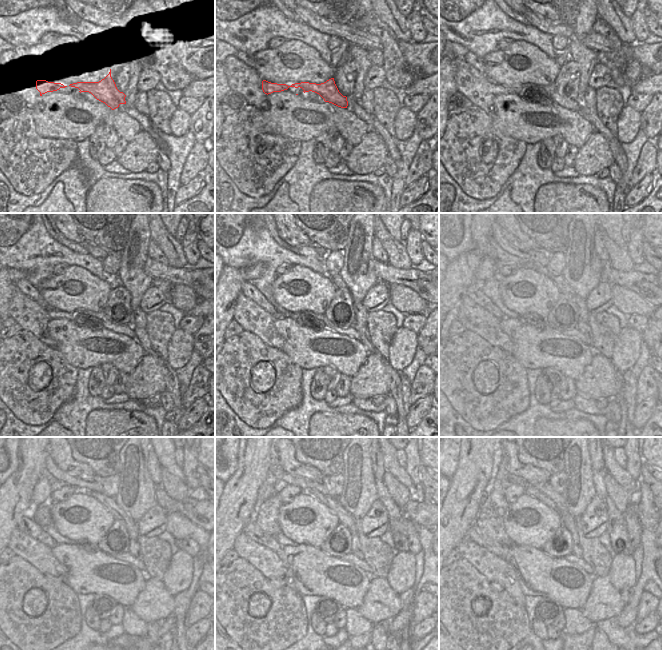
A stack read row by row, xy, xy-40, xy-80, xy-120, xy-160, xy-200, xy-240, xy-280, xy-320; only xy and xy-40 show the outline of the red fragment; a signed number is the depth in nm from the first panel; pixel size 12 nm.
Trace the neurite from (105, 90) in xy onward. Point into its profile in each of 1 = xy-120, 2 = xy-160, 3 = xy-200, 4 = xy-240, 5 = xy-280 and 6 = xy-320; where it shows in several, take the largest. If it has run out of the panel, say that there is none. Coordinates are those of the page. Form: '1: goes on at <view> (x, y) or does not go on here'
1: goes on at xy-120 (126, 329)
2: goes on at xy-160 (351, 331)
3: goes on at xy-200 (575, 333)
4: goes on at xy-240 (127, 557)
5: goes on at xy-280 (350, 557)
6: goes on at xy-320 (572, 558)

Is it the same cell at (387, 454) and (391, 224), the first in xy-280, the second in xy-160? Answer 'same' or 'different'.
same

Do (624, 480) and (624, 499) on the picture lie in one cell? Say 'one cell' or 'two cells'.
two cells

